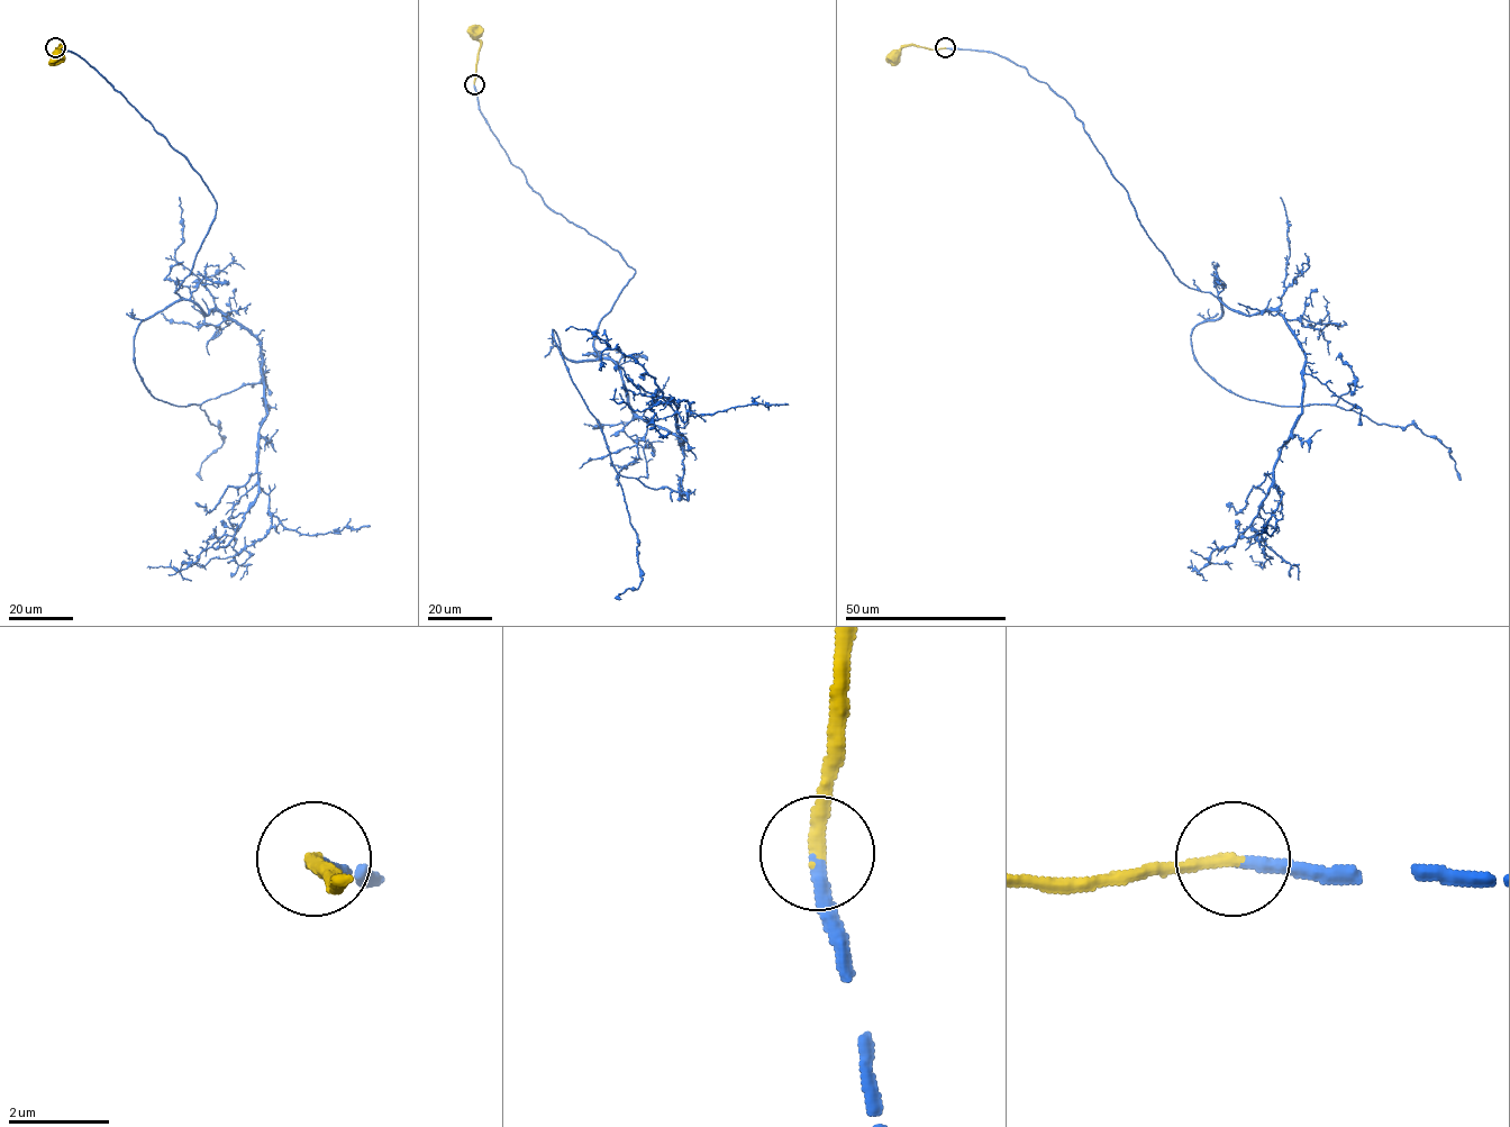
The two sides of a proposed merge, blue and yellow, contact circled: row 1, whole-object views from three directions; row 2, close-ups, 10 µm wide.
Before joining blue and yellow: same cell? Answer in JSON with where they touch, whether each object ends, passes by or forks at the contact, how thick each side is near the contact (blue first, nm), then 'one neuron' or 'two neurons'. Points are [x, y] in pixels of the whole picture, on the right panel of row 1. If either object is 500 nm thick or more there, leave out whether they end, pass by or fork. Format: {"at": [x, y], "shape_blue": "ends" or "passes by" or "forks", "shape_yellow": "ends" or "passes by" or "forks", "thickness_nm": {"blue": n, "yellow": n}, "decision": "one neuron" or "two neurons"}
{"at": [945, 47], "shape_blue": "ends", "shape_yellow": "ends", "thickness_nm": {"blue": 280, "yellow": 280}, "decision": "one neuron"}

